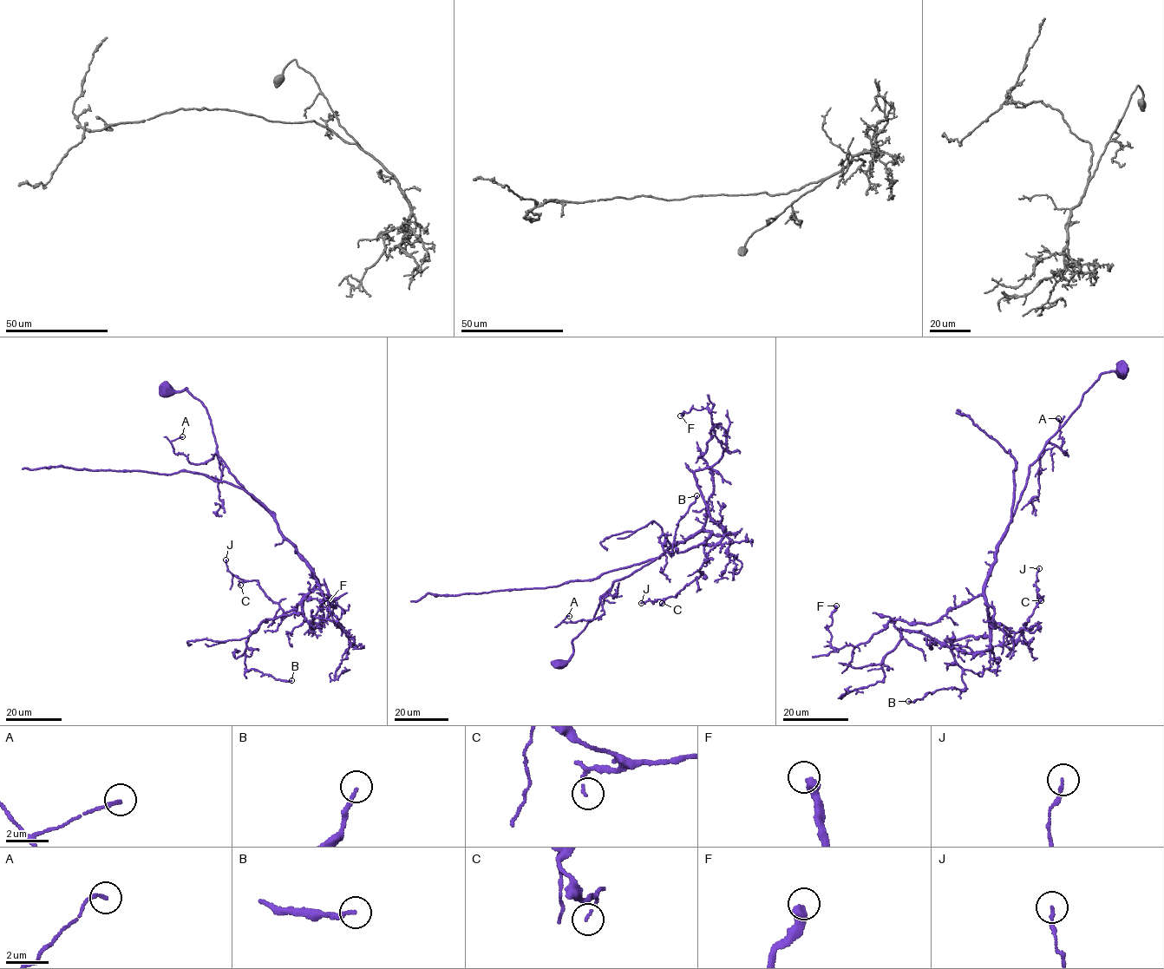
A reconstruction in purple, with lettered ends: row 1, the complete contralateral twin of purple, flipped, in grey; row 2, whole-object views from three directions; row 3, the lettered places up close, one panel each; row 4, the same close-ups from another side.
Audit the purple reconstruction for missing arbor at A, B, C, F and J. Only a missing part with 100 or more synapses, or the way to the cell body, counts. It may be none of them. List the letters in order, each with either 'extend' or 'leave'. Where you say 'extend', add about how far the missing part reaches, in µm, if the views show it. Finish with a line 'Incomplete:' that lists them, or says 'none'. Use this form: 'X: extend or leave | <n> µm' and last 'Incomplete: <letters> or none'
A: leave
B: leave
C: leave
F: leave
J: leave
Incomplete: none

